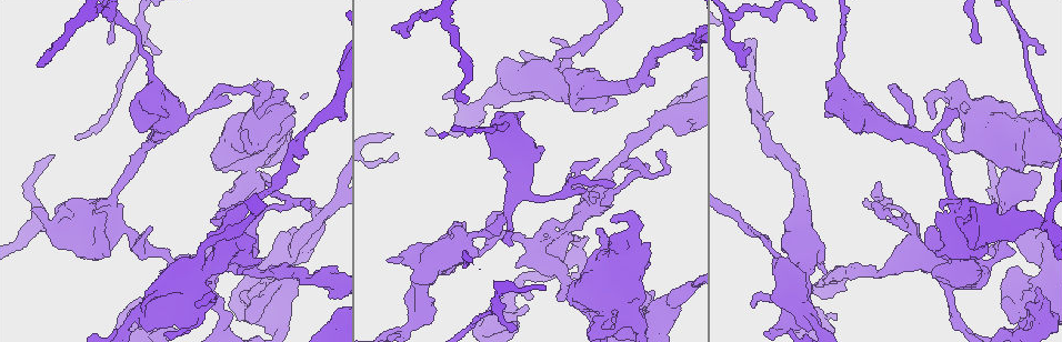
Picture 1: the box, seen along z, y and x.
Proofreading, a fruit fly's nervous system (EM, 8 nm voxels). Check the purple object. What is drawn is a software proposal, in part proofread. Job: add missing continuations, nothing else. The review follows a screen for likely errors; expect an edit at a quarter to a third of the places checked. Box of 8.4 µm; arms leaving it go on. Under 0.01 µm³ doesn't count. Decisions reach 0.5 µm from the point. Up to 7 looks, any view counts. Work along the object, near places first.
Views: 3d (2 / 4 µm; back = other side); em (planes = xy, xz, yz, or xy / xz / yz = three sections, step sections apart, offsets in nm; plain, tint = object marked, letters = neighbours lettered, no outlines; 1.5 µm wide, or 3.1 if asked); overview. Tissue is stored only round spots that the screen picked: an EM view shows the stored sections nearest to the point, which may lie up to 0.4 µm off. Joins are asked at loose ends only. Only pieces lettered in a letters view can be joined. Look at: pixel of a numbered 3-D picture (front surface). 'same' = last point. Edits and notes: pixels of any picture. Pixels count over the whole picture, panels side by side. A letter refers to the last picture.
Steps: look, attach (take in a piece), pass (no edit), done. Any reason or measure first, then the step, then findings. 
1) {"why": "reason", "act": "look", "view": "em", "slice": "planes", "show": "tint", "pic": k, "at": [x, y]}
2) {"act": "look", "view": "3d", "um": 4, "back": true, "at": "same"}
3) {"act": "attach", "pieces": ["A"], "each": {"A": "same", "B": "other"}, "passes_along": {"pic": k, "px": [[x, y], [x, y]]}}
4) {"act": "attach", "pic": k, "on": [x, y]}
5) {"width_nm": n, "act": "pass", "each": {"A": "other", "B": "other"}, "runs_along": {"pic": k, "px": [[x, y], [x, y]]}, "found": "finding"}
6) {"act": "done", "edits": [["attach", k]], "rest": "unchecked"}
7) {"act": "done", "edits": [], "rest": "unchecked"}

{"why": "branch stops here", "act": "look", "view": "em", "slice": "planes", "show": "letters", "pic": 1, "at": [609, 249]}

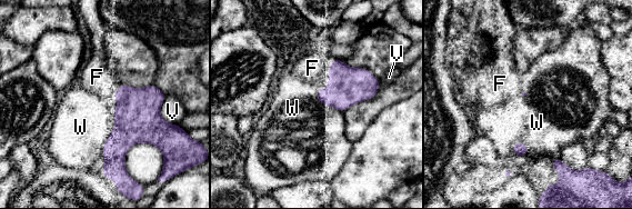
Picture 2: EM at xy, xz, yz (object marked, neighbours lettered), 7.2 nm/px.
{"act": "attach", "pieces": ["F"], "each": {"F": "same", "V": "other", "W": "other"}, "found": "the neuron continues"}

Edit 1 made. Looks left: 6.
{"act": "look", "view": "3d", "um": 2, "pic": 1, "at": [461, 223]}

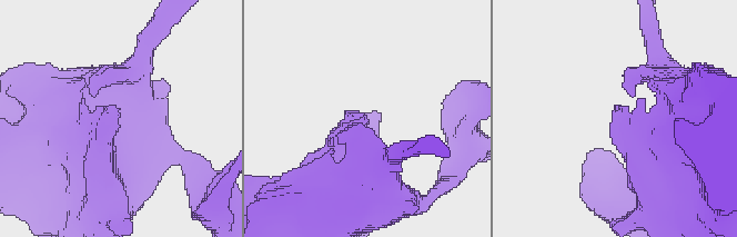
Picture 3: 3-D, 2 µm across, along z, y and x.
{"act": "look", "view": "em", "slice": "planes", "show": "letters", "pic": 3, "at": [114, 105]}

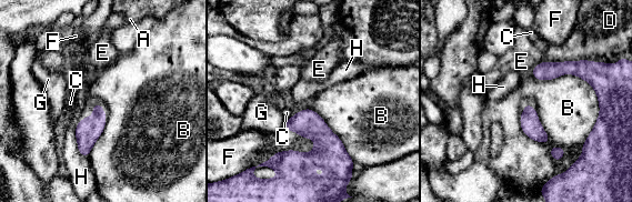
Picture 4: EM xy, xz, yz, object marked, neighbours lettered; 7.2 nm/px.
{"act": "pass", "each": {"A": "other", "B": "other", "C": "other", "D": "other", "E": "other", "F": "other", "G": "other", "H": "other"}, "border": {"pic": 4, "px": [[531, 70], [597, 96], [565, 170]]}, "found": "none of them fits"}

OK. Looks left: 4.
{"why": "tapers out", "act": "look", "view": "3d", "um": 2, "pic": 1, "at": [393, 25]}

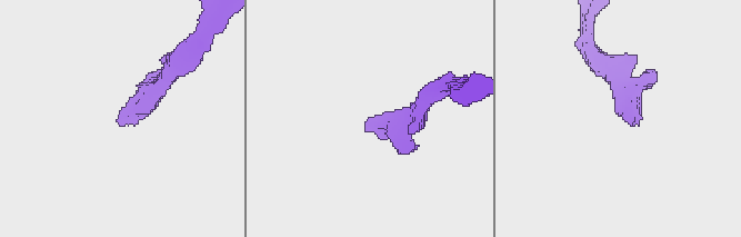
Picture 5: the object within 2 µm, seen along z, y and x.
{"act": "look", "view": "em", "slice": "planes", "show": "letters", "pic": 5, "at": [118, 121]}

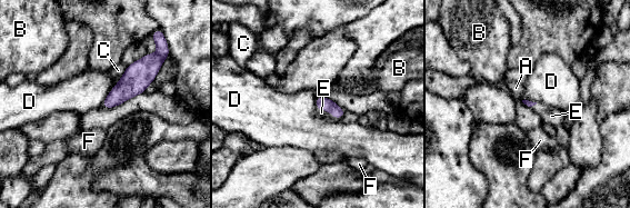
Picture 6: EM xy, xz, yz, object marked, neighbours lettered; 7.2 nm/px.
{"act": "attach", "pieces": ["E"], "each": {"A": "other", "B": "other", "C": "other", "D": "other", "E": "same", "F": "other"}, "passes_along": {"pic": 6, "px": [[322, 104], [329, 111], [321, 112]]}, "found": "it goes on there"}

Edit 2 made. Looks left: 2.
{"act": "done", "edits": [["attach", 2], ["attach", 6]], "rest": "unchecked"}

